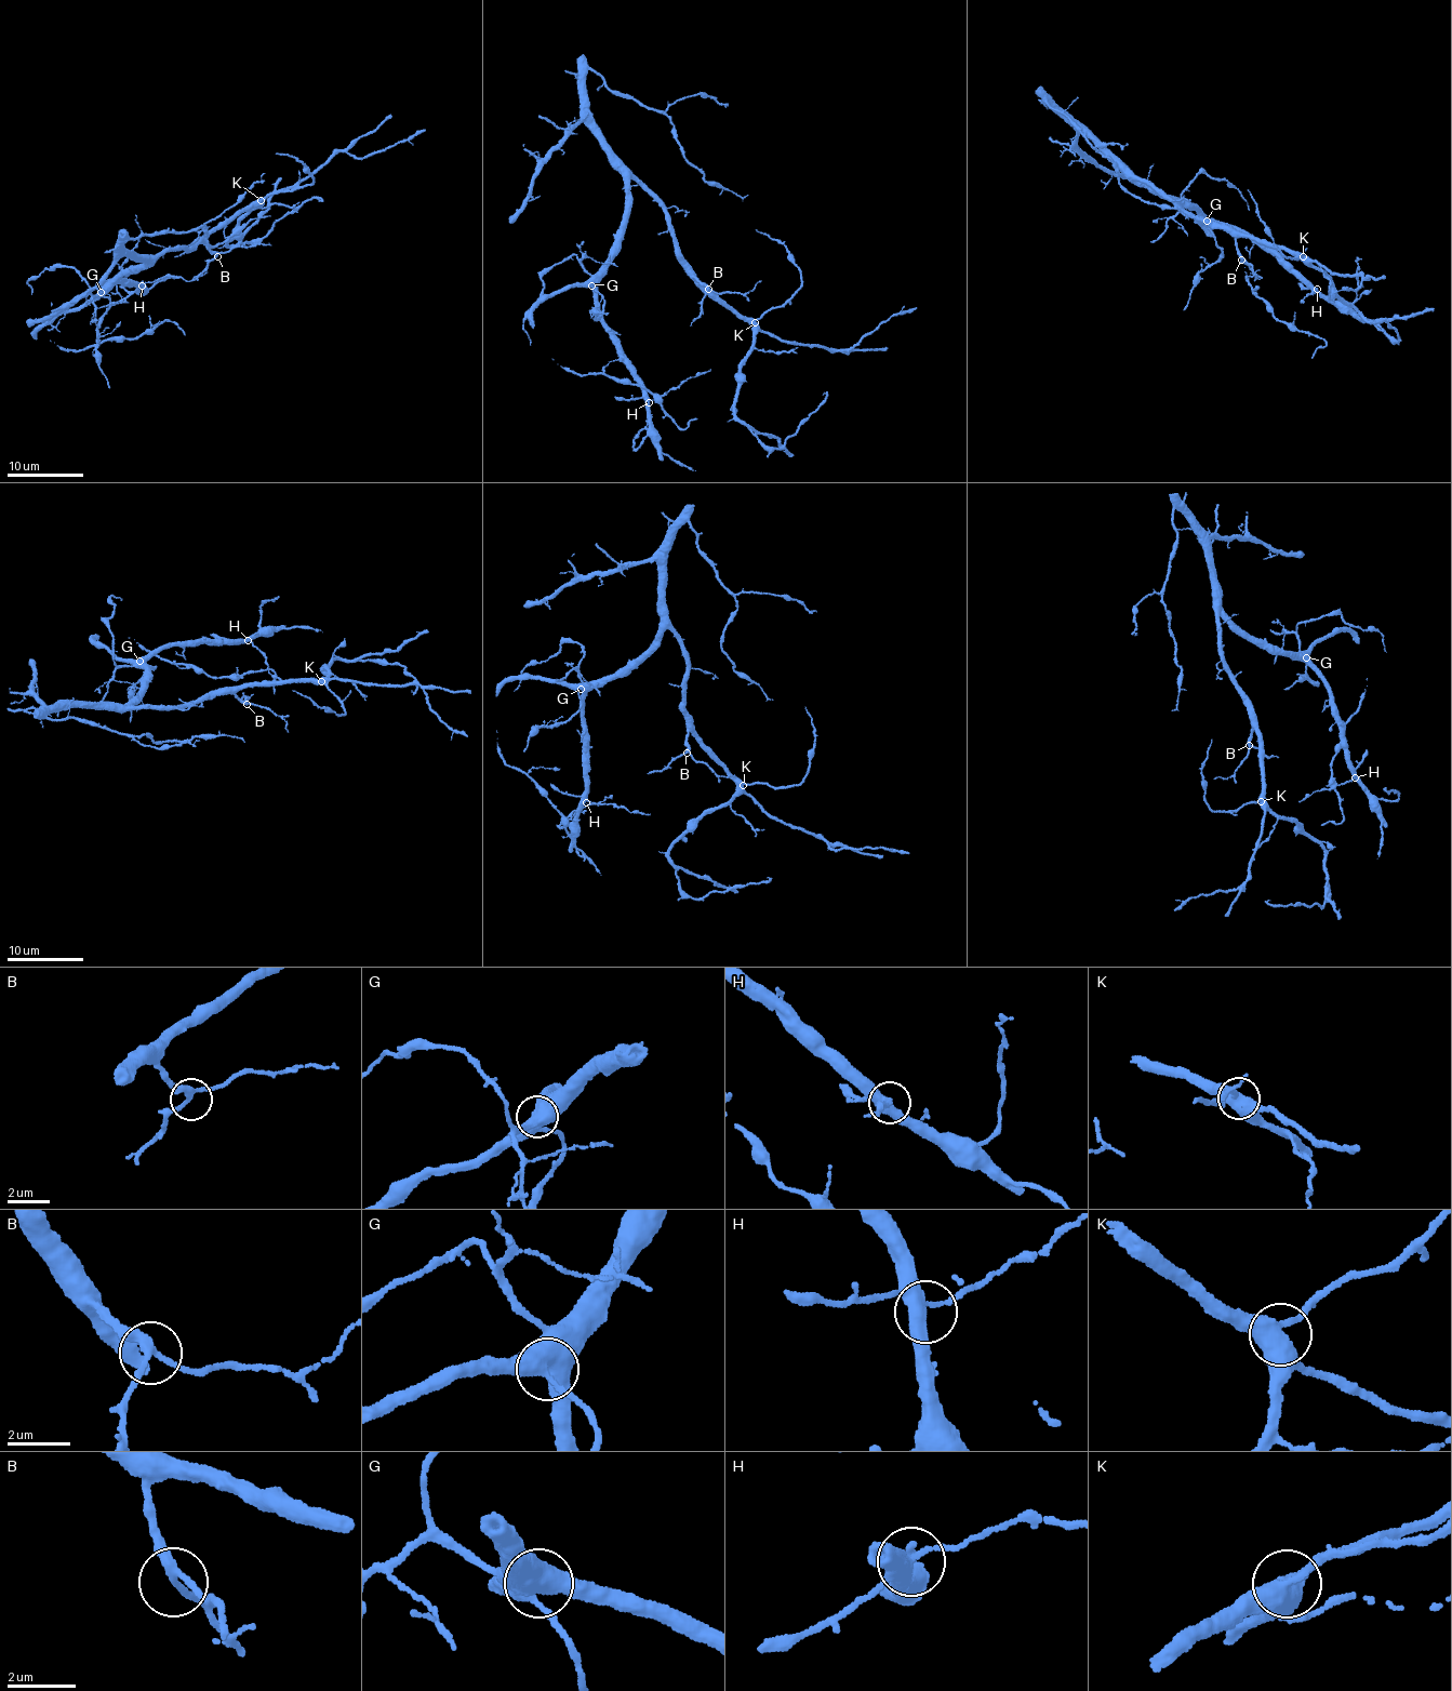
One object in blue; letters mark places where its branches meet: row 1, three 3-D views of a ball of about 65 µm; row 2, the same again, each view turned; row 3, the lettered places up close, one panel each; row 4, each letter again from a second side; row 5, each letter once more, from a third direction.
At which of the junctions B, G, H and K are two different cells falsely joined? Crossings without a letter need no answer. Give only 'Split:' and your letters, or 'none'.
Split: none

